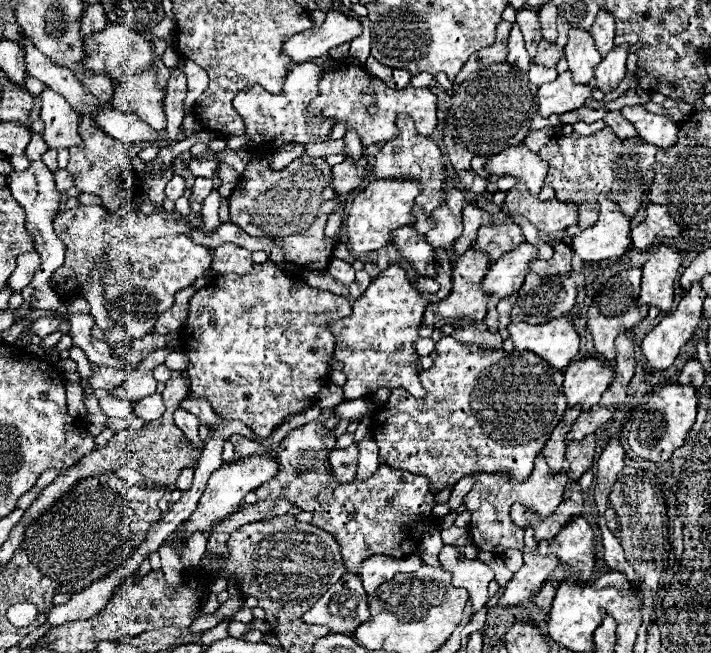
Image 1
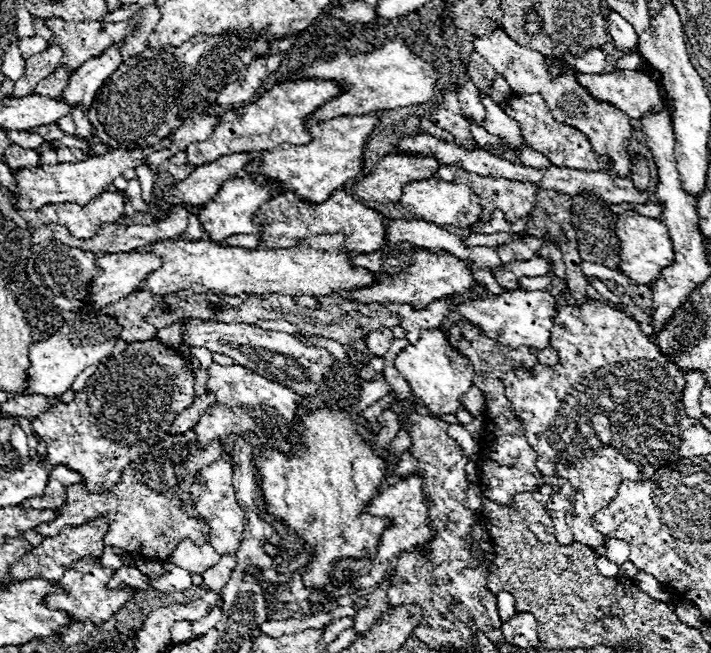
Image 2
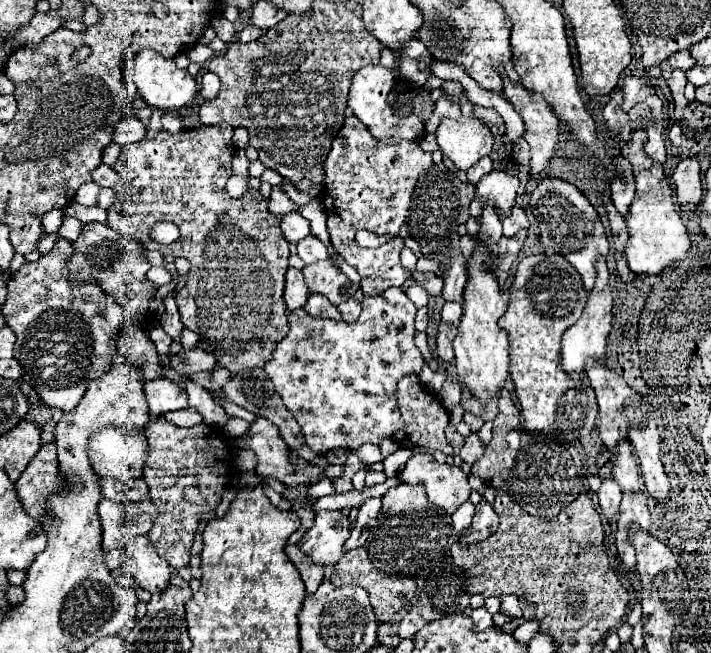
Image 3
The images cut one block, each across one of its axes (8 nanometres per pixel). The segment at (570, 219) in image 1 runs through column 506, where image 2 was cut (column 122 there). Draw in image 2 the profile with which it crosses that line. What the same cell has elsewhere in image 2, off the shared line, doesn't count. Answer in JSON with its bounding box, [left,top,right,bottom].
[30,192,124,238]

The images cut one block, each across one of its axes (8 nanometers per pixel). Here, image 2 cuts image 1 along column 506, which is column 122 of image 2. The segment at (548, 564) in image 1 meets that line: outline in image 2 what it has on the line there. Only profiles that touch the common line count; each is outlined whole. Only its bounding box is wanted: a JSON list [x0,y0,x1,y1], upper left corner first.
[44,558,136,624]

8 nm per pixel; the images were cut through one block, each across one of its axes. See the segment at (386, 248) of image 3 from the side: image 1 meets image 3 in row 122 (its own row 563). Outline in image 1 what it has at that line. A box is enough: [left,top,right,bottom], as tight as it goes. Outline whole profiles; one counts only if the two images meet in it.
[256,408,436,576]

